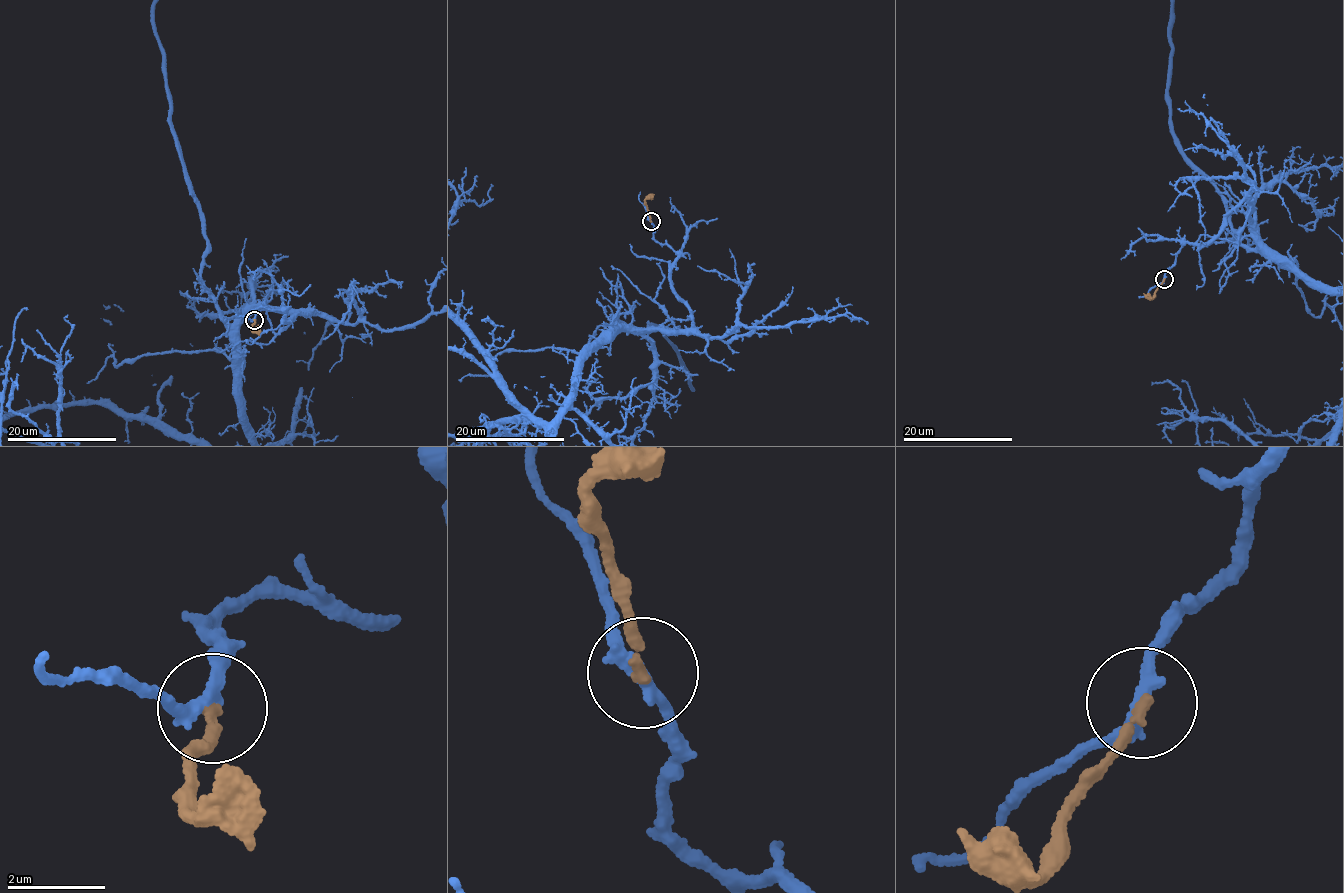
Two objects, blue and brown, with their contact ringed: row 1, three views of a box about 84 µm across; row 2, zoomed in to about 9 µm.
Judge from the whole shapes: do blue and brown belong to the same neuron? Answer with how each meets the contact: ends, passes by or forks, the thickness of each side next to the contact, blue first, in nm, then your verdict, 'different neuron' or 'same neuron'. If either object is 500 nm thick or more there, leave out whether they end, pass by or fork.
blue passes by | brown ends | 280/200 nm | different neuron

